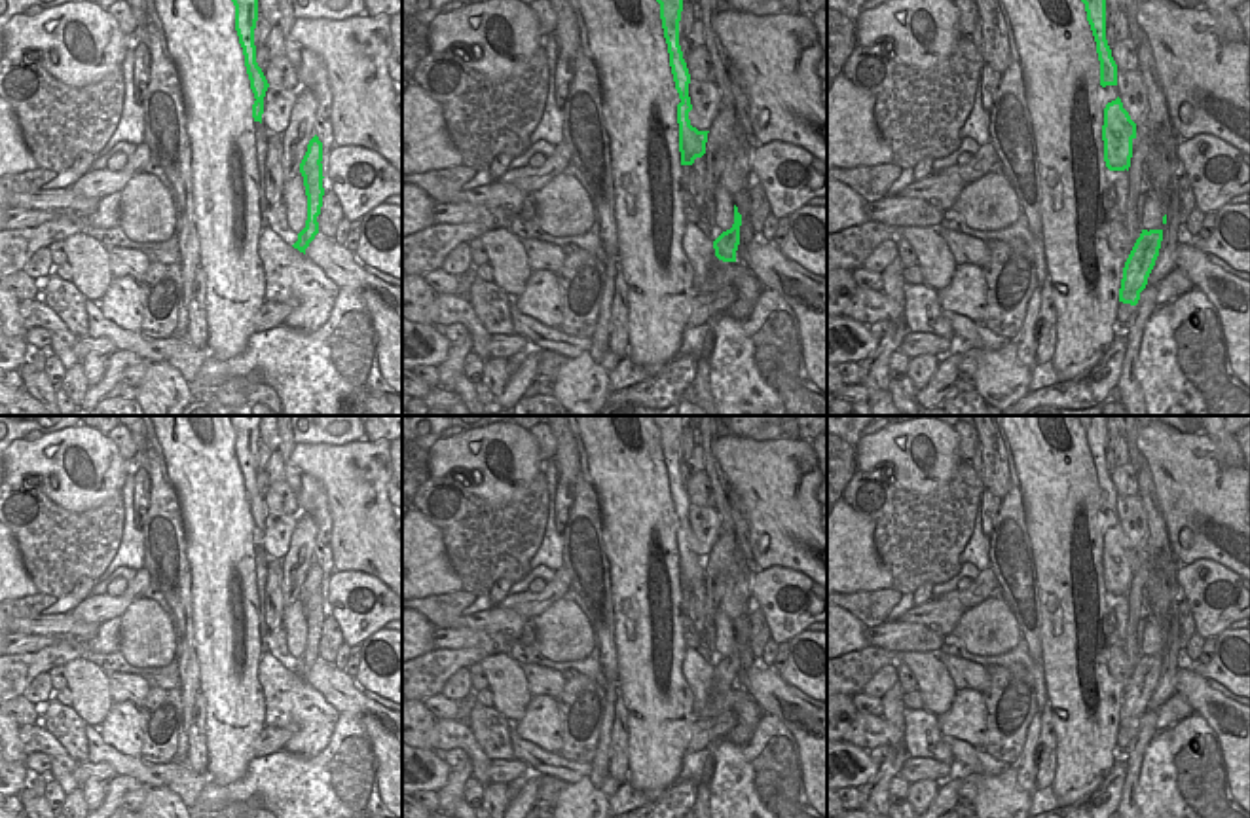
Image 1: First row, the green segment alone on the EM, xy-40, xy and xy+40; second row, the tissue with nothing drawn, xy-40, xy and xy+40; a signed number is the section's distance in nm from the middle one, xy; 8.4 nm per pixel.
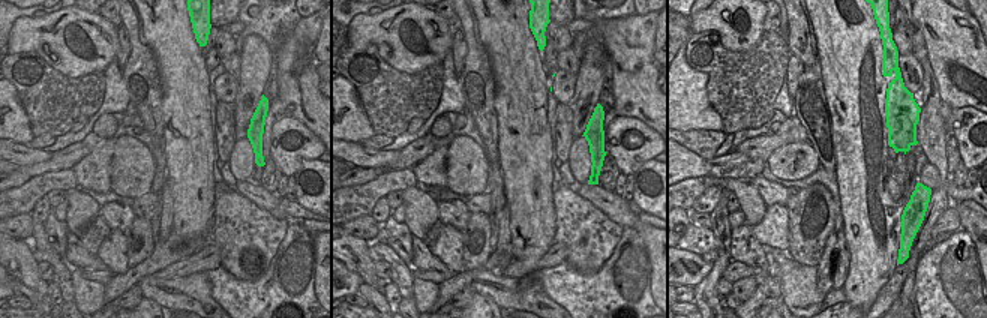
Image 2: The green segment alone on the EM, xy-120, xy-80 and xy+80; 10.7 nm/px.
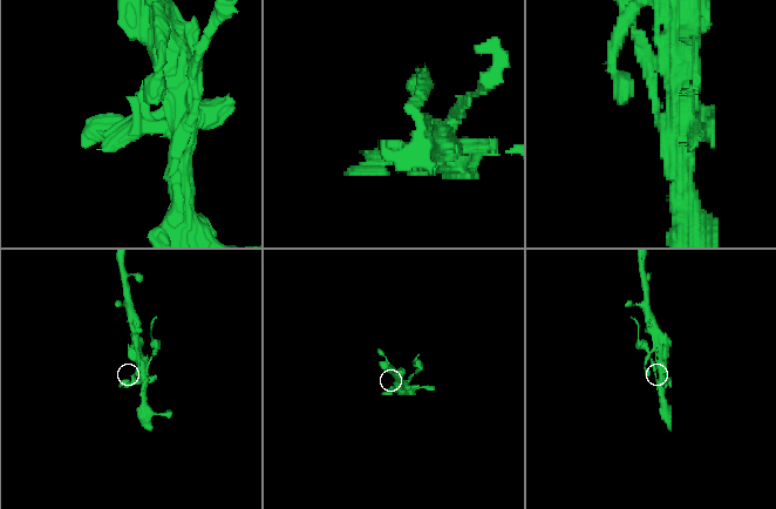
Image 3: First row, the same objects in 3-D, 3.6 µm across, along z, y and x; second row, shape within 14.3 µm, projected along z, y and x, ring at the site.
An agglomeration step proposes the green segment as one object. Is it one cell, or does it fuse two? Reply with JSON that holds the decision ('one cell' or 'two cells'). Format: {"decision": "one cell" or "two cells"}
{"decision": "two cells"}

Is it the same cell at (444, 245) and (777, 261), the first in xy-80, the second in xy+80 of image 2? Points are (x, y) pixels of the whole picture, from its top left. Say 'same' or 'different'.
different

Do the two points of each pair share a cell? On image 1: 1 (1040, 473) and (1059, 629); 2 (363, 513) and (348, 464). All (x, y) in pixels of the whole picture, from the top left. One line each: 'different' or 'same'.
1: same
2: same

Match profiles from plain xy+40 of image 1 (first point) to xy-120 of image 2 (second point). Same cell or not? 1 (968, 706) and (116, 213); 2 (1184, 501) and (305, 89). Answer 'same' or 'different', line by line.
1: different
2: same

